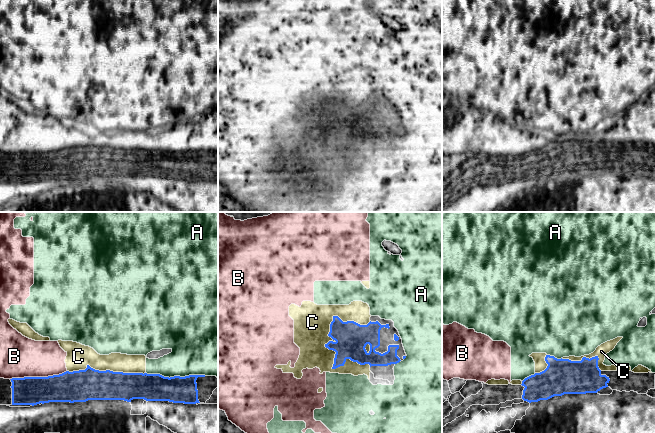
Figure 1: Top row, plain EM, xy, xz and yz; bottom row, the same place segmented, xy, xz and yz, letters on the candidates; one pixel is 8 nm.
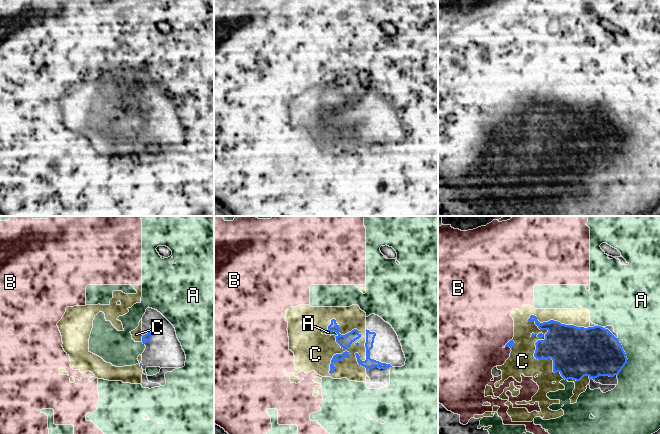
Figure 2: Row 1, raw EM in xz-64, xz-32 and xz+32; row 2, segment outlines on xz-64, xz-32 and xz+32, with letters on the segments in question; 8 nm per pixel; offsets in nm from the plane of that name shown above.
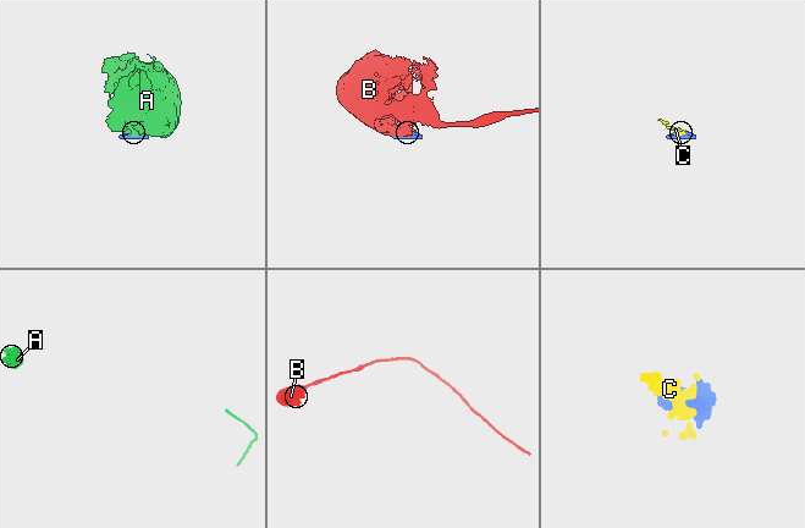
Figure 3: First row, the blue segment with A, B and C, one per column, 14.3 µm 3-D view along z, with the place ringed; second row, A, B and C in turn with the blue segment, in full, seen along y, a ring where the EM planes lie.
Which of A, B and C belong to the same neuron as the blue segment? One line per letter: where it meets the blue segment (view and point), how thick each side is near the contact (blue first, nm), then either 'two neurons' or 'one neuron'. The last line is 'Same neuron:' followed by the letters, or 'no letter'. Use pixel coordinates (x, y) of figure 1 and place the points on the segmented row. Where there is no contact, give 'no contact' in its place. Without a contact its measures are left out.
A: xy (176, 376) | 220/360 nm | two neurons
B: xy (38, 377) | 240/320 nm | two neurons
C: xz (334, 358) | 260/260 nm | two neurons
Same neuron: no letter

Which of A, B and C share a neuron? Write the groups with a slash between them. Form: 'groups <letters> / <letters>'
groups A B C

